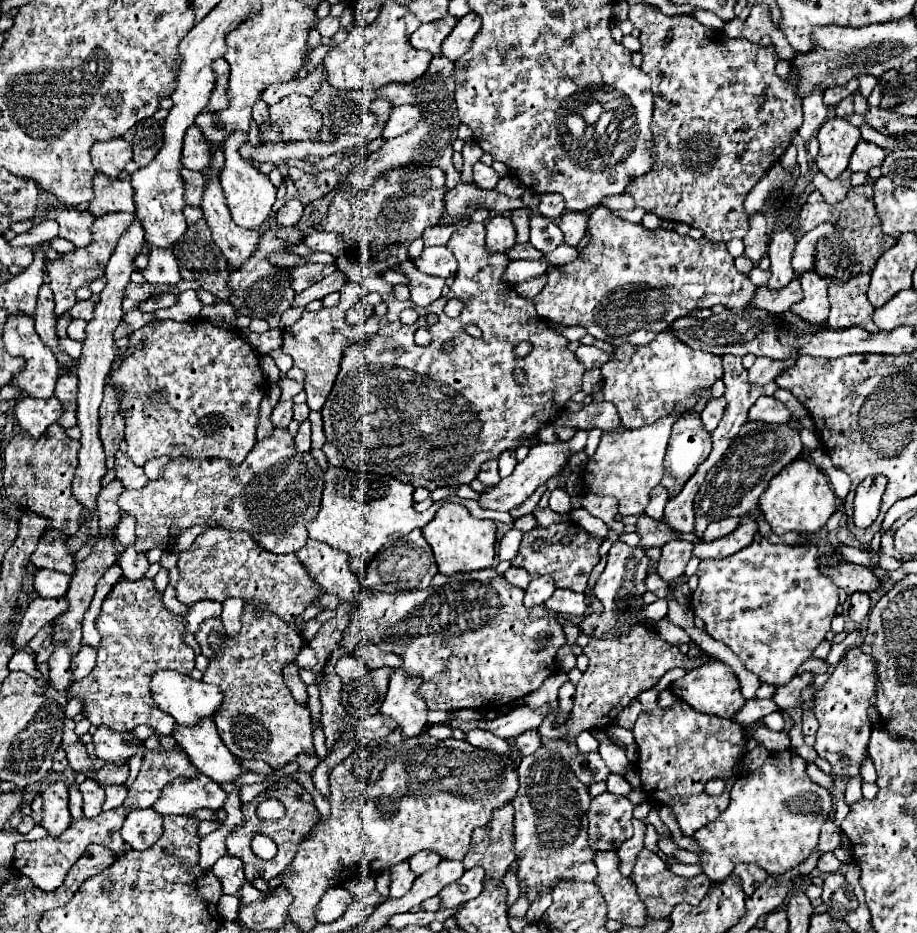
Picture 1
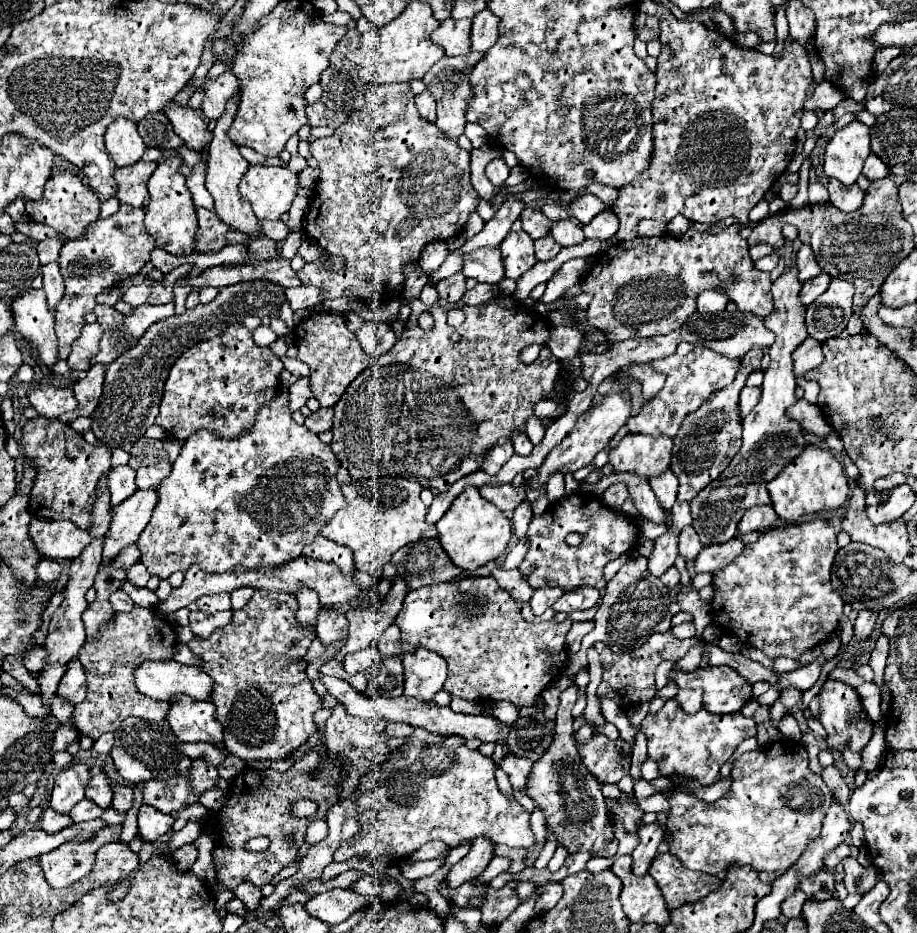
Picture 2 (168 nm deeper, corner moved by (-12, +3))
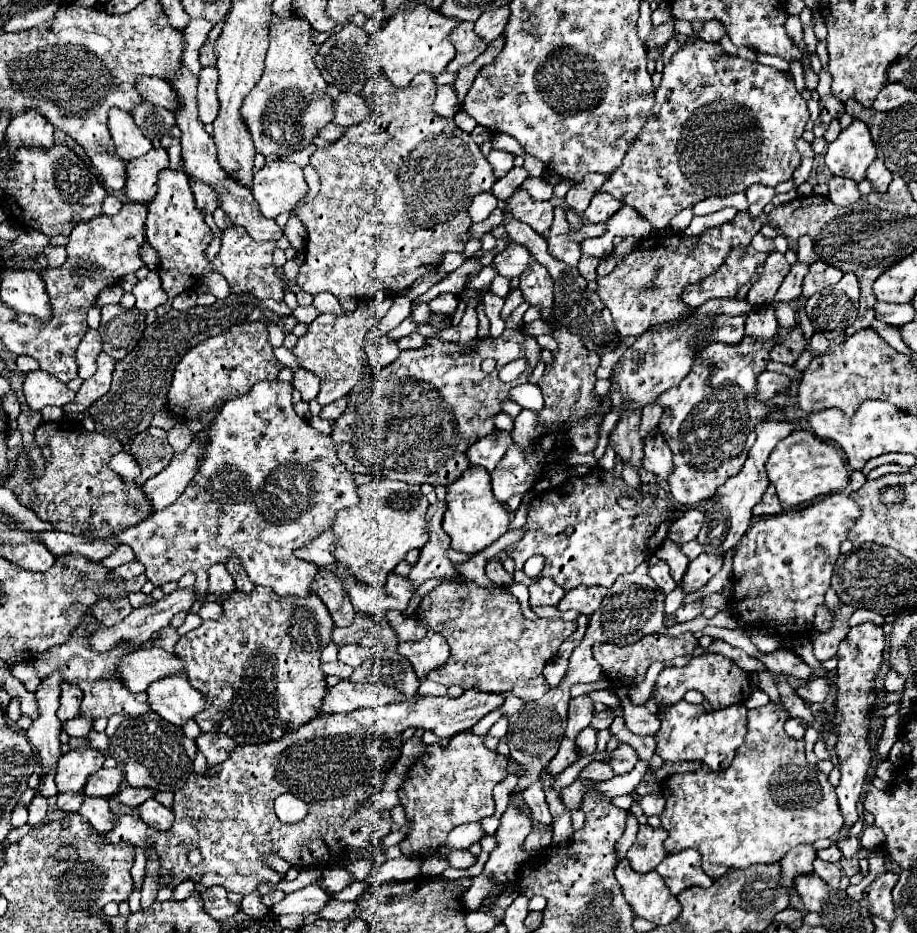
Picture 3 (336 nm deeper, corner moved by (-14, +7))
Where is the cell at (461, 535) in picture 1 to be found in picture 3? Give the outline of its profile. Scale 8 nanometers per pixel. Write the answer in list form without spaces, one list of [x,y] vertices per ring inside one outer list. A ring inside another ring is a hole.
[[[468,468],[460,480],[448,486],[446,494],[448,510],[442,520],[444,532],[452,540],[452,548],[466,554],[476,554],[498,540],[510,526],[510,512],[502,502],[498,502],[490,488],[490,474],[484,468]]]

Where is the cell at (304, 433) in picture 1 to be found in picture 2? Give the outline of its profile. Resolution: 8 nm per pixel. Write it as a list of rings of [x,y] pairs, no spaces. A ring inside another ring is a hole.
[[[320,408],[318,412],[310,414],[304,422],[304,426],[310,430],[310,432],[326,432],[332,428],[332,416],[334,416],[334,410],[332,408]]]

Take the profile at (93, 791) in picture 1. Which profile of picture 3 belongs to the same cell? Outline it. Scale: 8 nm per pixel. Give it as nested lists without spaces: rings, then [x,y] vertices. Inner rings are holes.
[[[100,768],[86,782],[84,794],[94,796],[94,798],[110,798],[118,792],[120,782],[122,782],[122,770],[120,768]]]

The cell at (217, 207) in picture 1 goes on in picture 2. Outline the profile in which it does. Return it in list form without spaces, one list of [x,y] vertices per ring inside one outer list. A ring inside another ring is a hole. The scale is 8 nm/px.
[[[240,90],[236,92],[236,96],[232,96],[232,100],[228,100],[228,106],[222,114],[222,118],[216,122],[216,128],[214,128],[214,134],[212,134],[212,142],[208,144],[208,174],[206,174],[206,188],[208,192],[212,194],[214,198],[214,212],[220,220],[224,220],[224,224],[228,224],[232,230],[238,230],[238,232],[244,232],[248,234],[250,238],[254,236],[260,236],[260,230],[258,230],[258,218],[254,216],[252,212],[252,206],[240,198],[240,192],[238,192],[238,184],[244,176],[244,172],[250,168],[250,164],[242,158],[240,150],[236,144],[232,144],[232,140],[228,138],[228,128],[238,112],[238,104],[240,104]]]

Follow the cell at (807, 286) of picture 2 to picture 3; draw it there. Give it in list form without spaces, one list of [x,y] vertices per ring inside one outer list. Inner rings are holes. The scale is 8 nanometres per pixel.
[[[816,260],[816,262],[810,266],[810,270],[808,270],[806,278],[804,278],[802,294],[804,294],[806,298],[810,298],[810,296],[814,296],[816,292],[820,292],[822,288],[826,288],[826,286],[830,286],[830,284],[836,284],[842,276],[844,276],[844,274],[842,274],[840,270],[832,268],[830,264],[826,264],[826,262],[822,262],[822,260]]]

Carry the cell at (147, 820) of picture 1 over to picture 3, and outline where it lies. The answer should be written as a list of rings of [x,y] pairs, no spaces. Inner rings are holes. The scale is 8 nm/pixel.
[[[154,798],[146,800],[138,810],[140,810],[140,818],[142,818],[148,826],[152,826],[152,828],[156,828],[156,830],[168,830],[168,828],[172,826],[172,822],[174,822],[172,810],[168,810],[168,808],[162,806],[160,802],[156,802]]]

